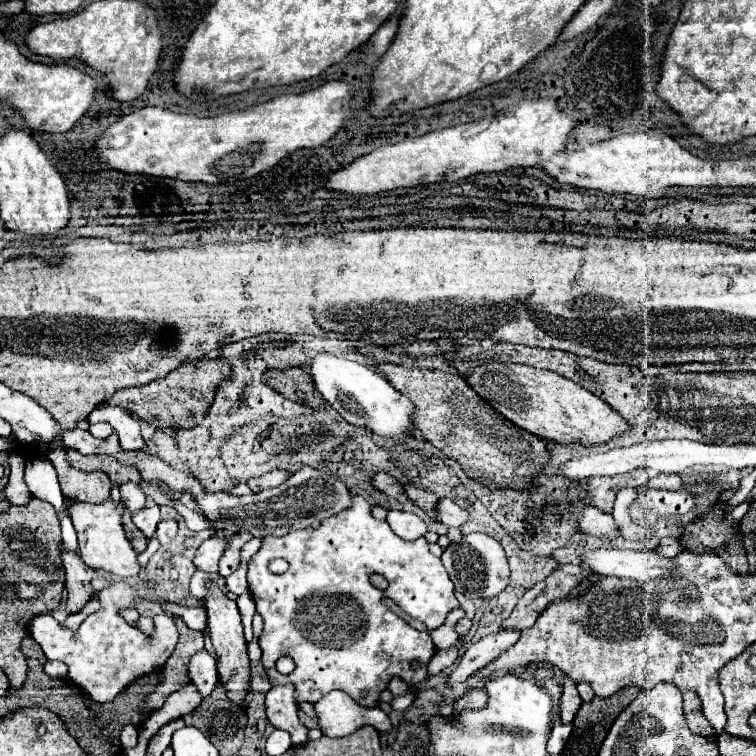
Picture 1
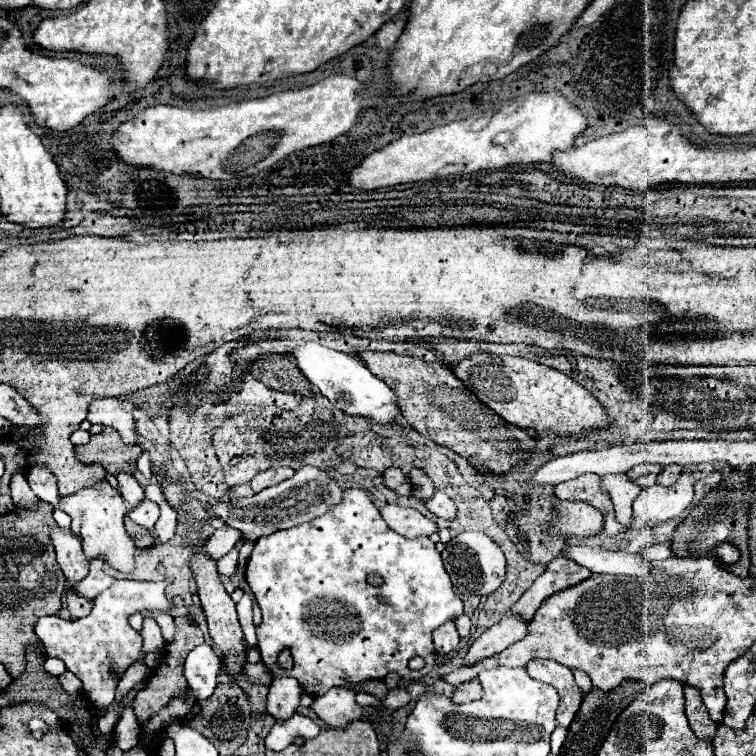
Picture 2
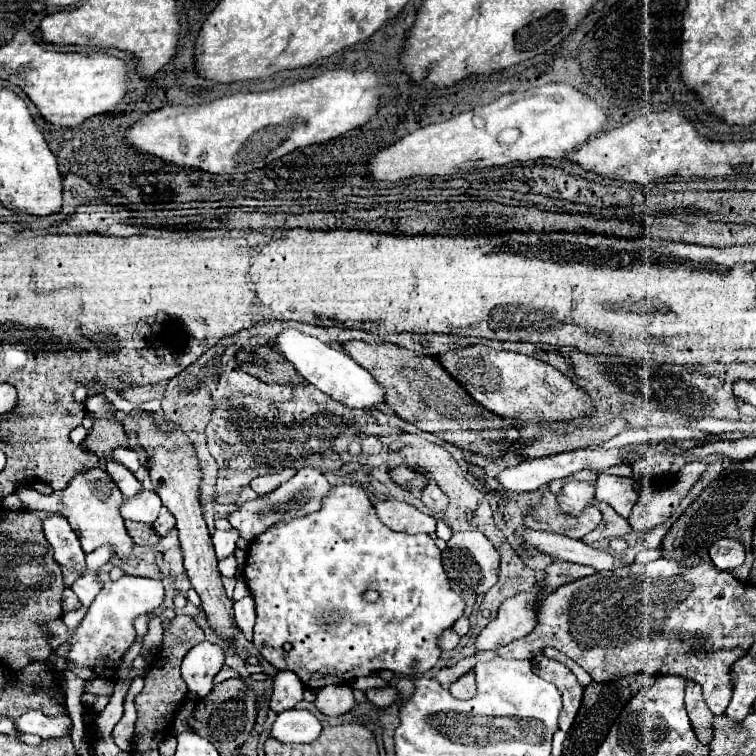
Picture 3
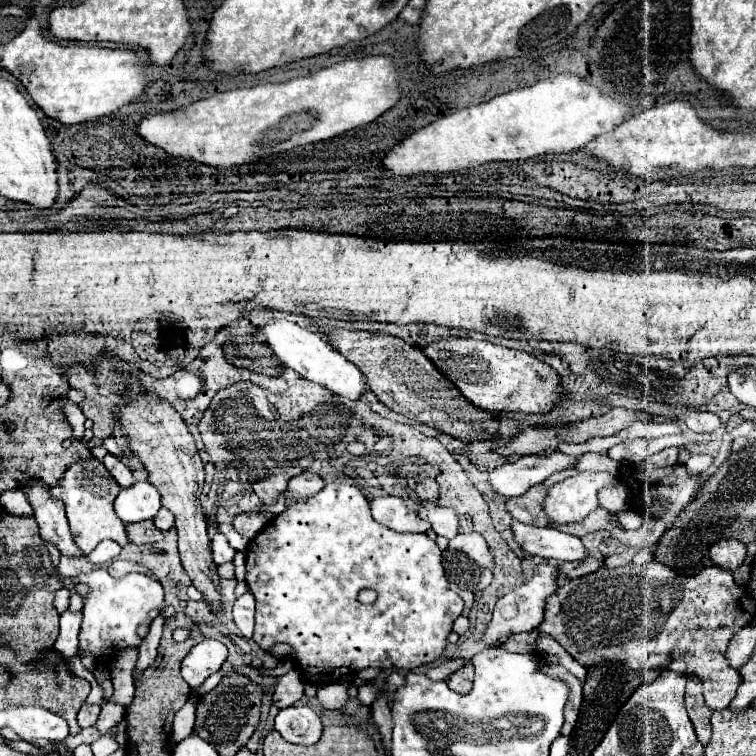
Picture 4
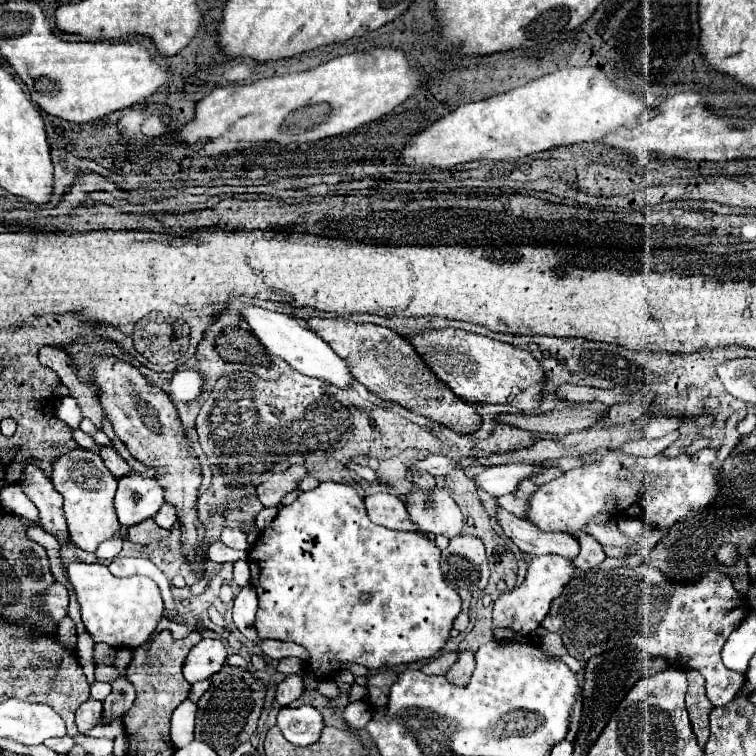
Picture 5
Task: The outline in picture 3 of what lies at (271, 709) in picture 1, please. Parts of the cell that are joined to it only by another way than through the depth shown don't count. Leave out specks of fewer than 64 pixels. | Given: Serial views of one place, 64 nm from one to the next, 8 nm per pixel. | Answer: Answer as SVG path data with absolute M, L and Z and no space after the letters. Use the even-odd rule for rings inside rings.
M278 672L274 676L274 692L270 698L270 708L274 712L284 712L294 708L302 700L304 684L294 672Z

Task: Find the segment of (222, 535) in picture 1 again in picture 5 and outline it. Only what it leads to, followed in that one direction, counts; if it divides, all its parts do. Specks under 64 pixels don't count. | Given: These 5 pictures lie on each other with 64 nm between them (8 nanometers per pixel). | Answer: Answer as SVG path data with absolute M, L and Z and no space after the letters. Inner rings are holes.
M216 540L210 544L208 556L214 562L236 562L236 560L246 560L246 550L232 550L224 546L220 540Z

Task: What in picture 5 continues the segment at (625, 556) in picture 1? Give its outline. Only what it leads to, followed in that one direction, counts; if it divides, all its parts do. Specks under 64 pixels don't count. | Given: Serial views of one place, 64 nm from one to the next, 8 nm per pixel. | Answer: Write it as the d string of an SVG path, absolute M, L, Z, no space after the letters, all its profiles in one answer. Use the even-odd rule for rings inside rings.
M500 506L494 508L494 514L496 514L498 524L502 526L504 534L526 554L532 554L532 556L560 554L570 560L578 556L580 548L578 548L576 538L562 534L562 532L540 532L526 518L518 518Z

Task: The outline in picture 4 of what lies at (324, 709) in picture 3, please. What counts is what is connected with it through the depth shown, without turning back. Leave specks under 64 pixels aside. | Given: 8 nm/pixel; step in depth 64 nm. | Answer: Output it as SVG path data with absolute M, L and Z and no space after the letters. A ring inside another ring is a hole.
M332 682L332 684L324 684L318 688L318 700L324 708L330 708L330 710L336 710L340 708L346 700L348 700L348 694L346 694L346 686L340 684L340 682Z

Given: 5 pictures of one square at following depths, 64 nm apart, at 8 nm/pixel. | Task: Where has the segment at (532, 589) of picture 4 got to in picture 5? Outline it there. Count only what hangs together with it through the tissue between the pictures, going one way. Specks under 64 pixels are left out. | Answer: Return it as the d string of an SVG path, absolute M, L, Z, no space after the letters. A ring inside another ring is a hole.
M536 556L530 560L528 574L522 582L522 586L516 586L514 590L502 594L494 604L494 626L510 626L520 634L534 632L542 618L548 614L548 608L554 598L558 598L564 590L564 586L574 578L576 566L572 560L564 560L564 556Z

